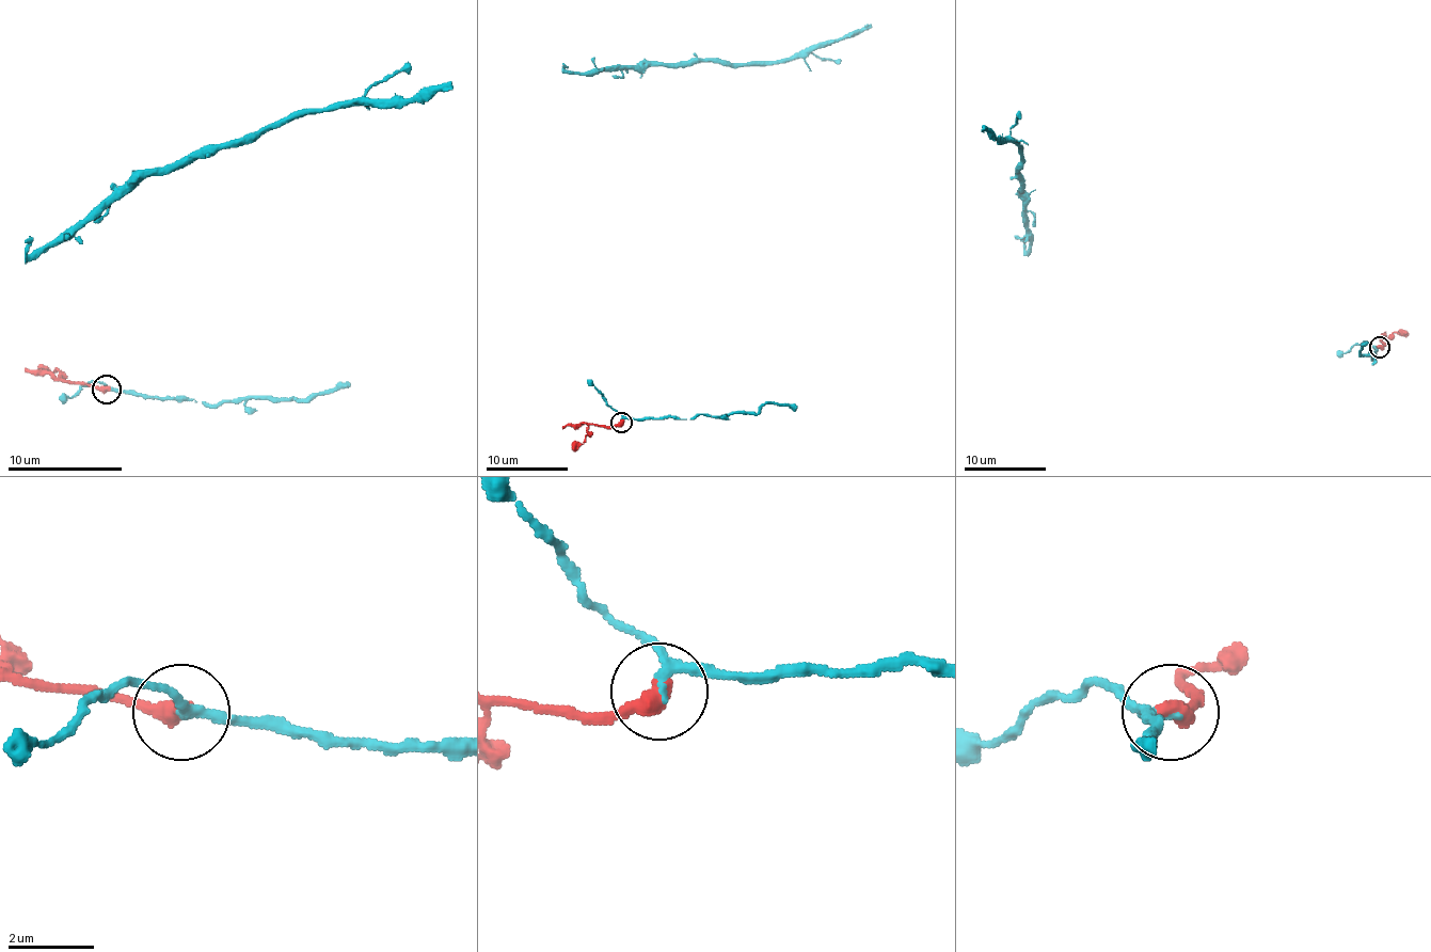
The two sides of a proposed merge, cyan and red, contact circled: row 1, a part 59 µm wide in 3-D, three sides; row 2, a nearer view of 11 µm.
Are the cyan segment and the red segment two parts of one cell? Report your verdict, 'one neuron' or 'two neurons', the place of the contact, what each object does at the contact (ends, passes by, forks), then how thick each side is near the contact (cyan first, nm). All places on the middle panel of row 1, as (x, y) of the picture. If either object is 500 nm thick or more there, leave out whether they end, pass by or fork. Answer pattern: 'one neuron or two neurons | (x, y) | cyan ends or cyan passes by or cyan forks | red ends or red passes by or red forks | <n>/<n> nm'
one neuron | (621, 422) | cyan passes by | red ends | 180/460 nm

